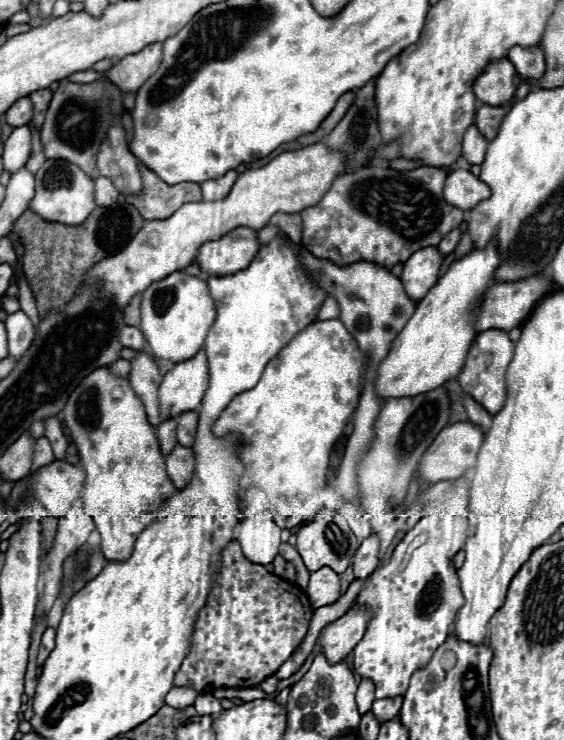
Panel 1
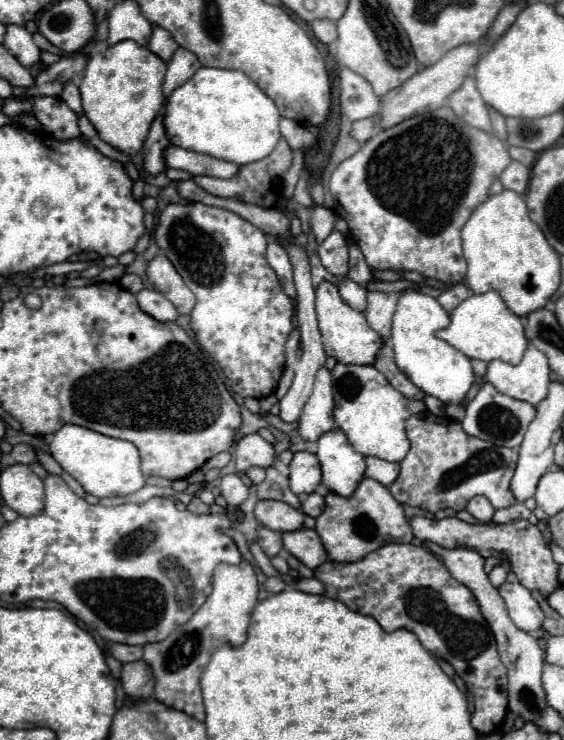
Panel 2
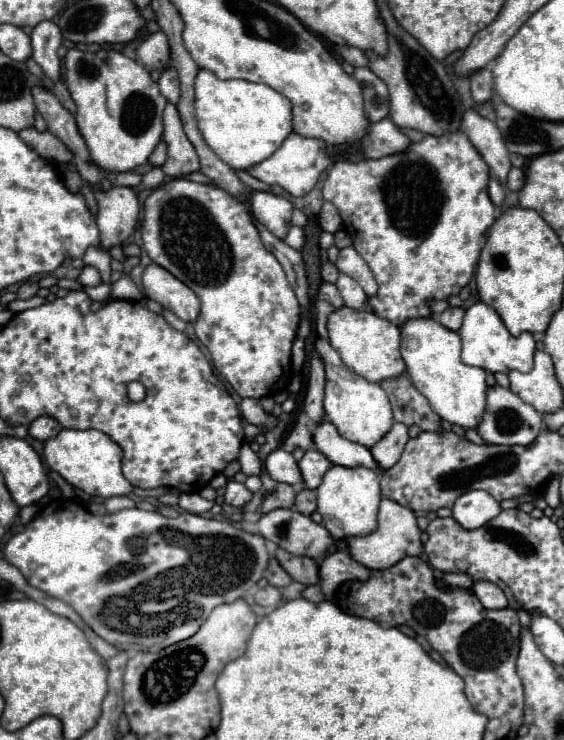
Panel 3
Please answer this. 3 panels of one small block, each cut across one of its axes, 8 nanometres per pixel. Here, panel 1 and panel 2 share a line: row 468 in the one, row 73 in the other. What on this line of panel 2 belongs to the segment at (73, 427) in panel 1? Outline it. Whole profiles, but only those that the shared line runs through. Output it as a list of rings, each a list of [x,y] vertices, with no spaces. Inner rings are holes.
[[[122,40],[120,44],[108,46],[88,58],[88,66],[80,82],[82,108],[104,142],[128,156],[142,148],[152,120],[164,106],[164,74],[166,62],[134,40]]]

